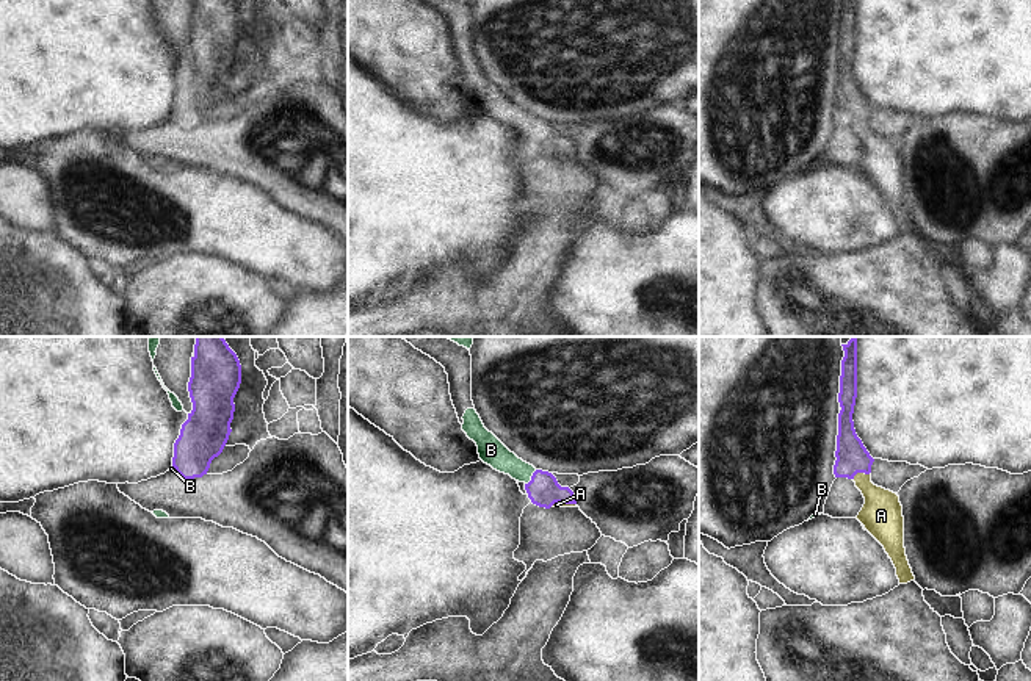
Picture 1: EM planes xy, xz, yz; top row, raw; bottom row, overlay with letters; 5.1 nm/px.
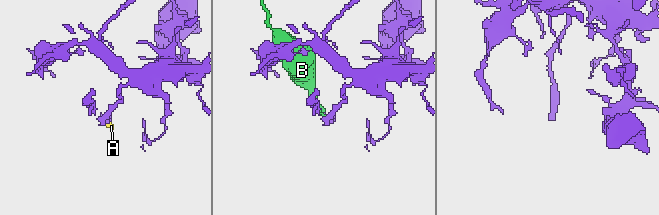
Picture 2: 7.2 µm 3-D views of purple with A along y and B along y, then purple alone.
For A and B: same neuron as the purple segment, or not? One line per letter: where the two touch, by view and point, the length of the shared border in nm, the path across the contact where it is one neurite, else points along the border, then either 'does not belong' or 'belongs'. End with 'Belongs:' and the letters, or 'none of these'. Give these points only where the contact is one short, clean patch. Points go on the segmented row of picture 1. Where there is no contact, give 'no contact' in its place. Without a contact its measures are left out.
A: contact yz (859, 472); length 90 nm; way yz (853, 457), (859, 472), (882, 512); belongs
B: contact xz (531, 478); length 100 nm; border xz (536, 470), (525, 484); does not belong
Belongs: A

